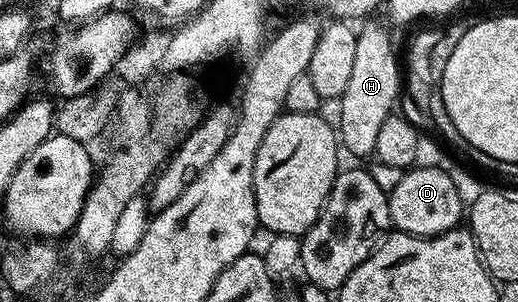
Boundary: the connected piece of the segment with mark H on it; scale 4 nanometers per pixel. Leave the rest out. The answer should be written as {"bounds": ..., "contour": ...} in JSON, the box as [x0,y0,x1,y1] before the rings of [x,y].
{"bounds":[337,25,401,158],"contour":[[[367,25],[358,30],[357,51],[353,58],[353,72],[349,74],[349,87],[345,87],[342,97],[338,98],[339,125],[337,121],[337,137],[342,148],[347,149],[355,157],[370,158],[377,147],[377,134],[381,131],[381,123],[392,116],[395,100],[401,97],[401,61],[395,58],[395,49],[391,46],[391,37],[383,25]]]}

